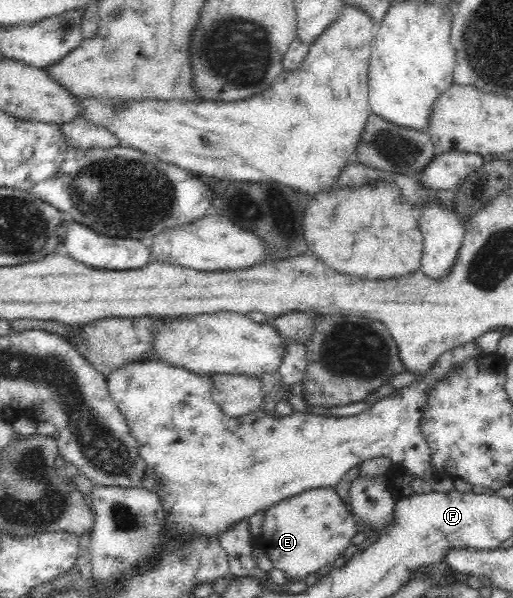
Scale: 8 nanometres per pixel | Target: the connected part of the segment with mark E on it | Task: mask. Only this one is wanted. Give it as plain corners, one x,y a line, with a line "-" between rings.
334,487
313,489
283,499
266,509
261,533
253,539
257,548
267,554
273,563
273,568
284,572
286,580
291,582
305,581
311,572
323,572
330,569
330,565
337,560
339,554
343,554
345,548
352,544
351,540
359,529
356,524
357,519
343,505
343,501
335,493

